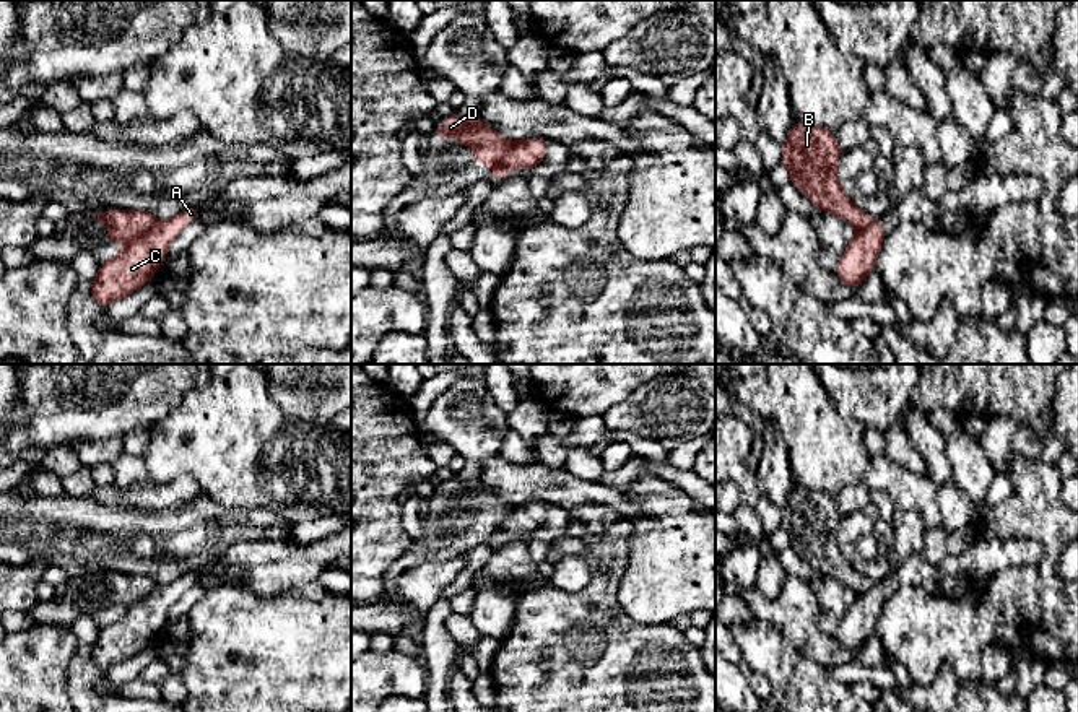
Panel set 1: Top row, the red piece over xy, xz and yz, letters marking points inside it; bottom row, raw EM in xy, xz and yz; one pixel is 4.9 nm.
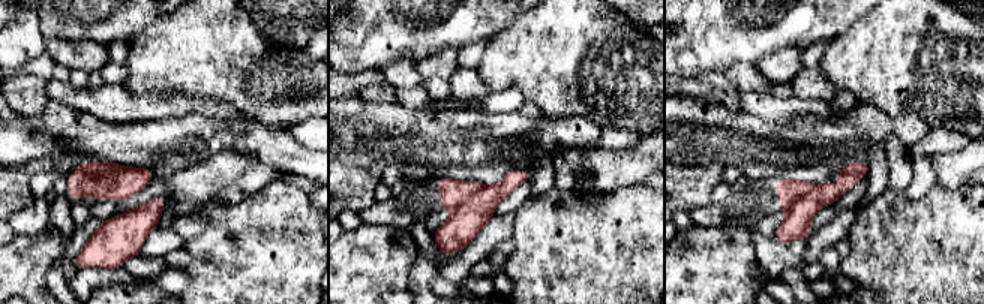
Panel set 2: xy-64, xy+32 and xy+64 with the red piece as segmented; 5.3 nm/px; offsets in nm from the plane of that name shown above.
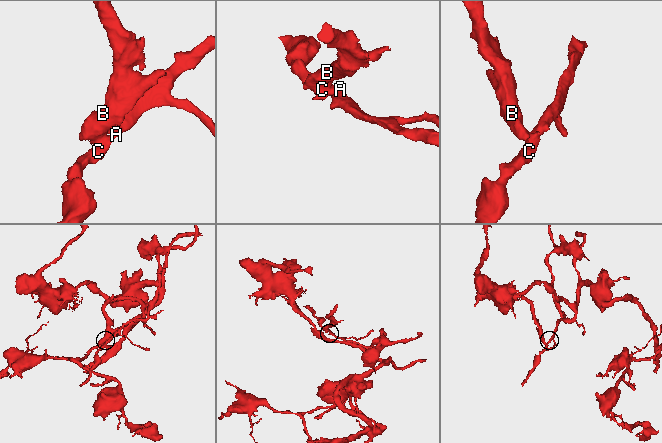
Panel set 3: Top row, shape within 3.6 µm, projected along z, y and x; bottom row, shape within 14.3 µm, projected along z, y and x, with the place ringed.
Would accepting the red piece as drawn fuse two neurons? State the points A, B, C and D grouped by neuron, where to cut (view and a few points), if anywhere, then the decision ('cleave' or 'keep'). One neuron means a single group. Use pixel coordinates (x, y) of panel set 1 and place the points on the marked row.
groups A C / B D; cut xy (156, 221), (126, 244); cleave

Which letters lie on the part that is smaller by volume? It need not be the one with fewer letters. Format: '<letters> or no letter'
B, D

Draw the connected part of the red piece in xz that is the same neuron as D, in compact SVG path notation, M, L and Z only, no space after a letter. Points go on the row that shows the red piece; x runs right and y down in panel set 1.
M452 112L442 125L434 130L434 138L455 138L457 145L472 145L475 163L478 166L493 164L494 169L502 166L504 154L512 140L499 135L494 128L486 127L480 119L462 119Z

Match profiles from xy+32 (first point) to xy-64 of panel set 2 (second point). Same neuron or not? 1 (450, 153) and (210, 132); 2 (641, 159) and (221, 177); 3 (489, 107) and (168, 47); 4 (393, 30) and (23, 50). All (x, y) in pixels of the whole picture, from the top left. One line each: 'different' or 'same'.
1: same
2: same
3: different
4: different

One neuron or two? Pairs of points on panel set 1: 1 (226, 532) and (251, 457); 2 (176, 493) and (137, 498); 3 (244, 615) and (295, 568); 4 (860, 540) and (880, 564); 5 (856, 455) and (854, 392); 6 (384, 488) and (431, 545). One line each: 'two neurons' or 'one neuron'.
1: two neurons
2: one neuron
3: two neurons
4: one neuron
5: two neurons
6: two neurons

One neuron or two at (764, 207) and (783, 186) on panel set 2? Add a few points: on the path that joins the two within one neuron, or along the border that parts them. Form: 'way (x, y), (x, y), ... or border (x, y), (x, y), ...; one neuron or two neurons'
way (771, 207), (783, 193); one neuron

